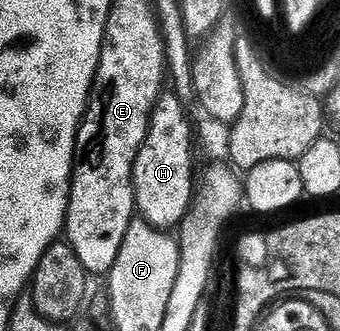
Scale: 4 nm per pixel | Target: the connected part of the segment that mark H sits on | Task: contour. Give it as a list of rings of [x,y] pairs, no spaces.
[[[172,92],[160,95],[152,111],[148,135],[134,164],[132,183],[136,189],[136,209],[139,217],[159,230],[171,231],[179,227],[192,206],[194,178],[188,175],[188,165],[194,159],[194,133],[187,109]]]

